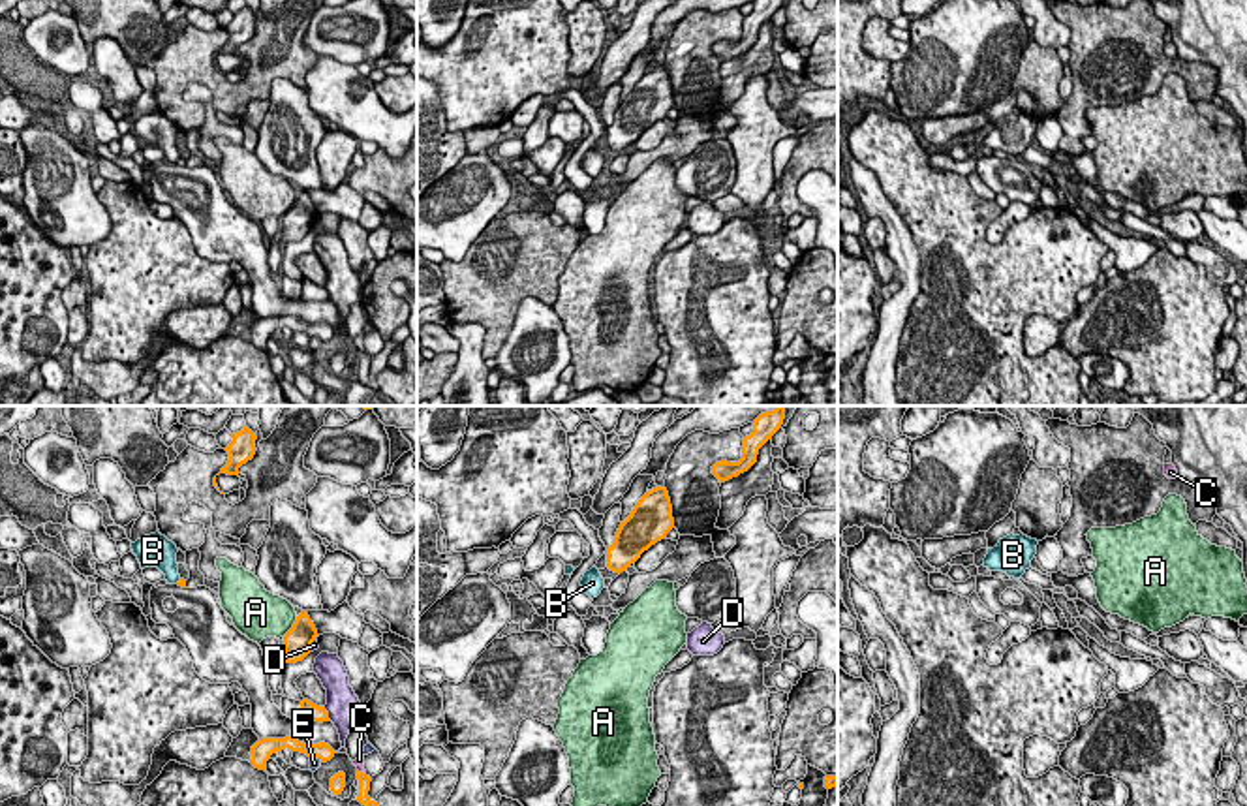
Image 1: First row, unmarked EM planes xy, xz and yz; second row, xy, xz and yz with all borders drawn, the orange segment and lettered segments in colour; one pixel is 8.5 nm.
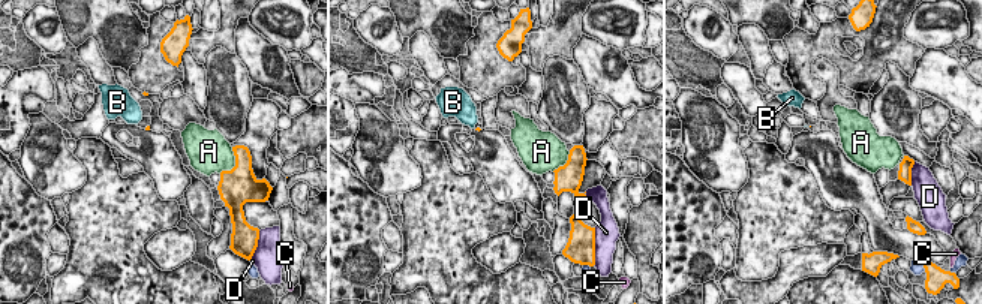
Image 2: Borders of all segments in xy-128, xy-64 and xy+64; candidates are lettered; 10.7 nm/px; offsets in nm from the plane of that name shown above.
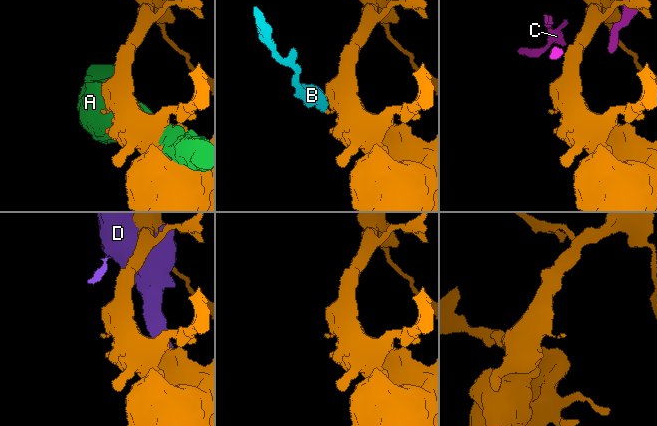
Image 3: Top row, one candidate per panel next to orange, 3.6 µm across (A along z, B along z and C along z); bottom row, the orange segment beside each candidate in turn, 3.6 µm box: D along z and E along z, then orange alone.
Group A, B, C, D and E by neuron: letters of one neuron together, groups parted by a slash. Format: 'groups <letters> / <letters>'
groups A / B / C / D / E

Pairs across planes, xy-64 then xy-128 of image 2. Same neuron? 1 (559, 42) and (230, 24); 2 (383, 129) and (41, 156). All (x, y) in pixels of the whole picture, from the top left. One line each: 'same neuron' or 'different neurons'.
1: same neuron
2: same neuron

